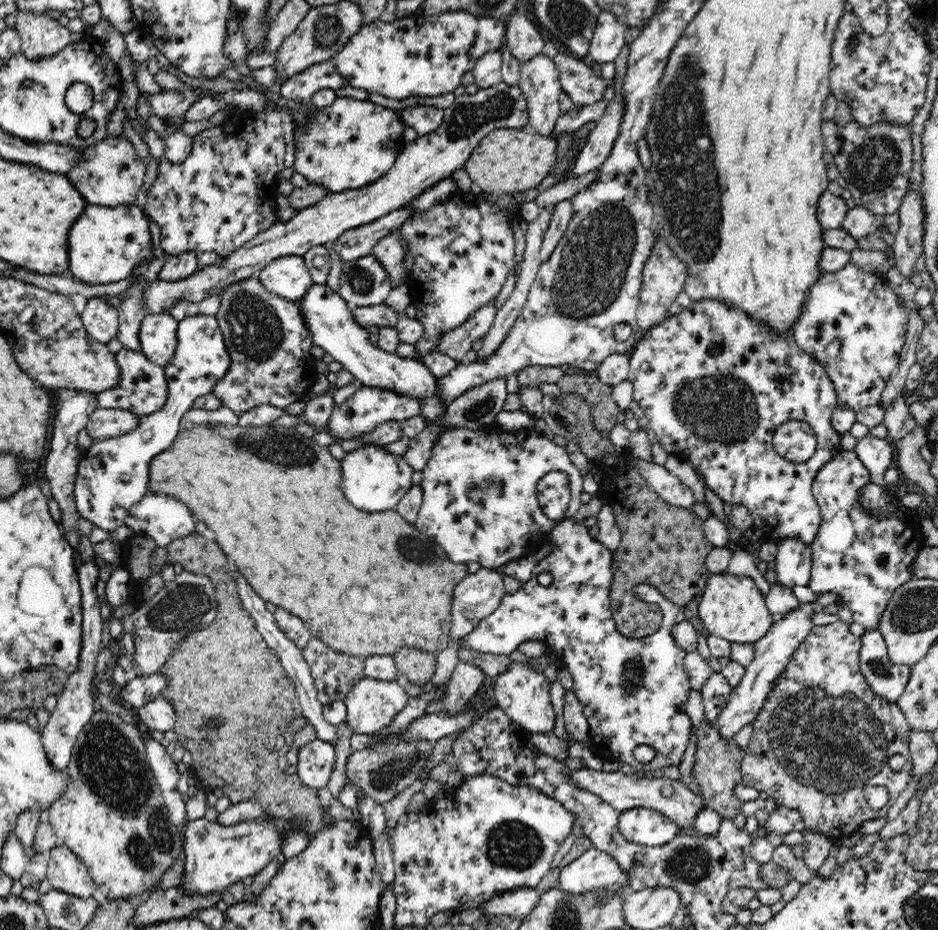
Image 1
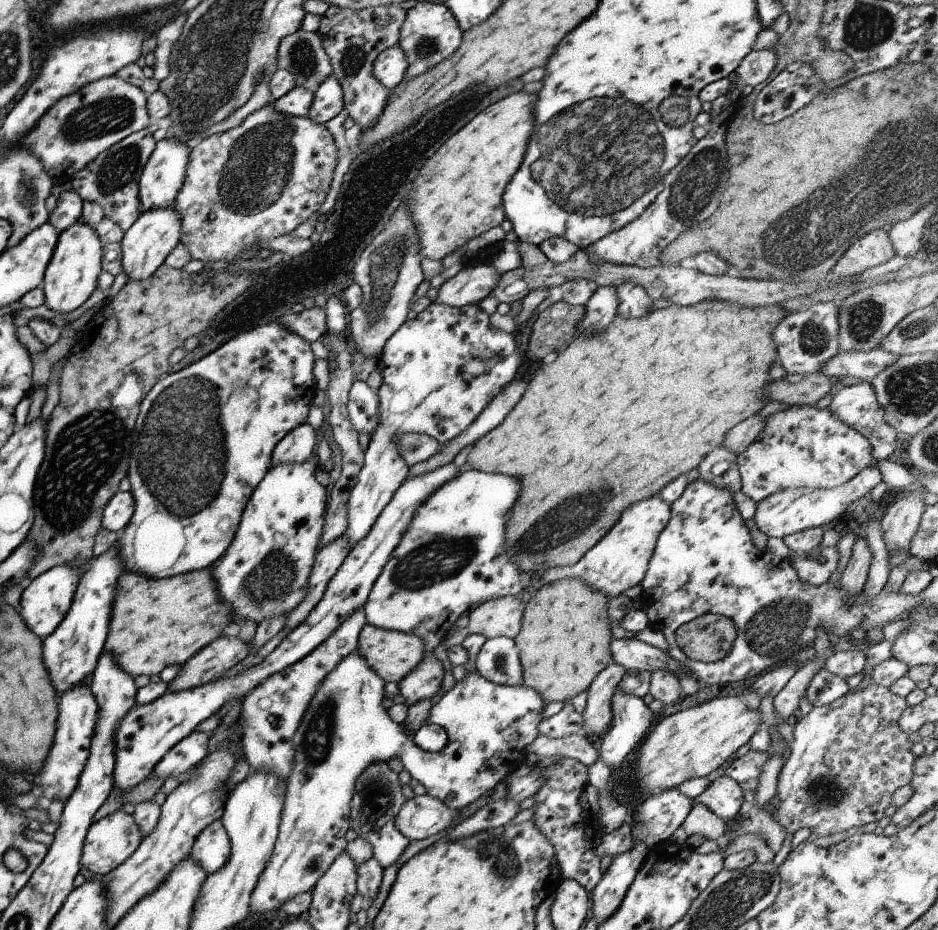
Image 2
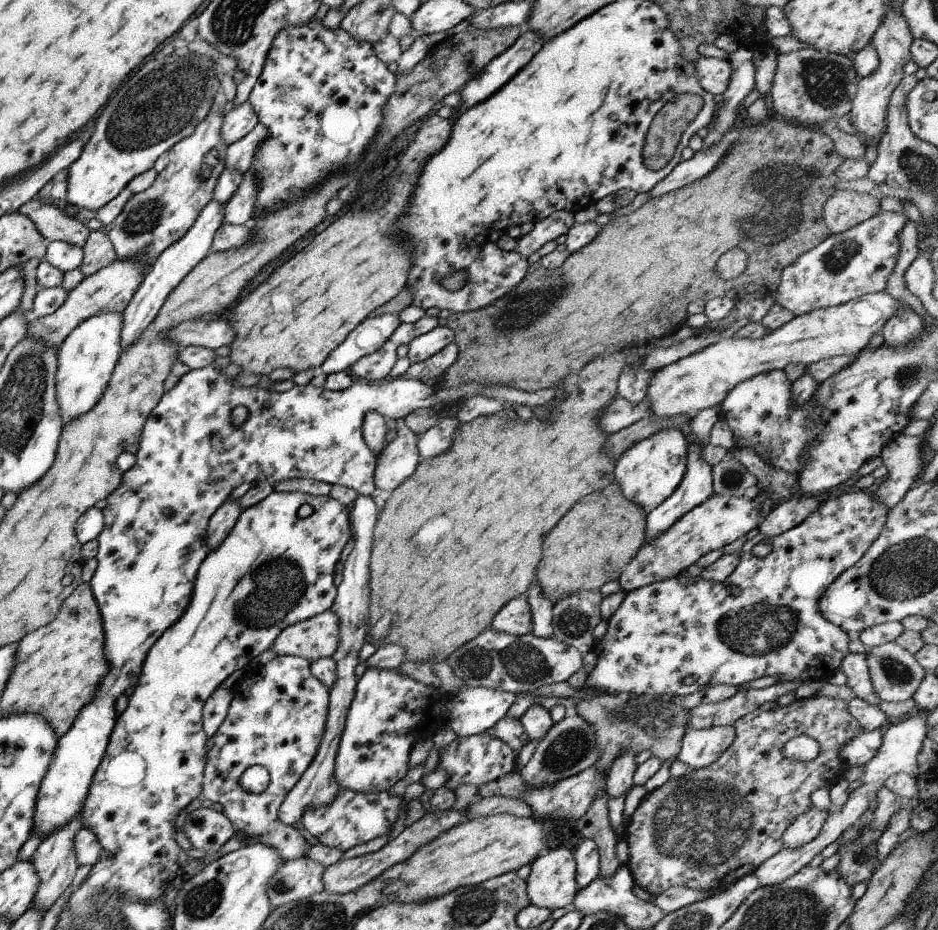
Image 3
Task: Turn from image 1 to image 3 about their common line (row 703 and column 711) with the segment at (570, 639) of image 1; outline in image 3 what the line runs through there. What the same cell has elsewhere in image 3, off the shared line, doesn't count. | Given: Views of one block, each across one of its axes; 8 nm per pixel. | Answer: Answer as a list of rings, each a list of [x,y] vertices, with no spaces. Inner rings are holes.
[[[853,490],[853,491],[852,491],[852,492],[849,492],[849,493],[848,493],[848,494],[841,494],[841,496],[837,496],[837,498],[829,498],[829,500],[828,500],[828,499],[827,499],[827,500],[825,500],[825,501],[822,501],[822,502],[820,502],[820,506],[819,506],[819,507],[818,507],[818,510],[817,510],[817,511],[814,511],[814,512],[813,512],[813,514],[811,514],[811,515],[810,515],[810,516],[809,516],[809,517],[808,517],[808,518],[807,518],[807,519],[806,519],[806,520],[805,520],[805,521],[804,521],[804,522],[801,522],[801,525],[798,525],[798,526],[795,526],[795,527],[794,527],[794,528],[791,528],[791,529],[790,529],[790,530],[787,530],[787,531],[786,531],[786,532],[783,532],[783,533],[782,533],[782,534],[779,534],[779,535],[778,535],[778,536],[777,536],[777,537],[772,537],[772,538],[771,538],[771,539],[769,539],[769,538],[768,538],[768,537],[767,537],[767,538],[763,538],[763,536],[761,536],[761,535],[760,535],[760,534],[759,534],[759,535],[756,535],[756,536],[755,536],[755,537],[754,537],[754,538],[751,538],[751,540],[747,540],[747,541],[746,541],[746,542],[745,542],[745,543],[744,543],[744,547],[743,547],[743,552],[741,552],[741,553],[740,553],[740,554],[739,554],[739,556],[740,556],[740,560],[739,560],[739,563],[738,563],[738,564],[737,564],[737,567],[736,567],[736,568],[735,568],[735,569],[734,569],[734,570],[733,570],[733,571],[732,571],[732,572],[731,572],[731,573],[730,573],[730,574],[729,574],[729,575],[728,575],[728,576],[727,576],[727,577],[726,577],[726,578],[725,578],[725,580],[723,580],[723,581],[722,581],[722,582],[718,582],[718,581],[707,581],[707,580],[706,580],[706,579],[701,579],[701,578],[700,578],[700,577],[690,577],[690,576],[688,576],[688,575],[687,575],[687,574],[685,574],[685,575],[684,575],[684,576],[681,576],[681,575],[678,575],[678,576],[675,576],[675,577],[670,577],[670,578],[665,578],[665,579],[662,579],[662,580],[661,580],[661,581],[656,581],[656,582],[653,582],[653,583],[650,583],[650,584],[649,584],[649,585],[644,585],[644,586],[643,586],[643,587],[640,587],[640,588],[637,588],[637,589],[636,589],[636,590],[635,590],[635,589],[634,589],[634,590],[631,590],[631,591],[630,591],[630,592],[629,592],[629,593],[625,593],[625,596],[624,596],[624,598],[623,598],[623,601],[622,601],[622,602],[621,602],[621,605],[620,605],[620,606],[619,606],[619,607],[618,607],[618,608],[617,608],[617,610],[615,610],[615,613],[614,613],[614,614],[613,614],[613,615],[612,615],[612,616],[611,616],[611,617],[610,617],[610,618],[609,618],[609,619],[608,619],[608,621],[607,621],[607,631],[606,631],[606,632],[605,632],[605,637],[604,637],[604,638],[601,638],[601,641],[600,641],[600,642],[599,642],[599,643],[595,643],[595,642],[594,642],[594,644],[593,644],[593,646],[592,646],[592,649],[593,649],[593,652],[594,652],[594,653],[595,653],[595,655],[596,655],[596,656],[597,656],[597,664],[595,664],[595,667],[594,667],[594,668],[593,668],[593,670],[592,670],[592,671],[591,671],[591,672],[589,672],[589,674],[588,674],[588,675],[587,675],[587,676],[586,676],[586,680],[585,680],[585,685],[584,685],[584,686],[583,686],[583,687],[589,687],[589,688],[592,688],[592,689],[594,689],[594,690],[600,690],[600,691],[603,691],[603,692],[607,692],[607,694],[609,694],[609,695],[611,695],[611,694],[617,694],[617,693],[623,693],[623,694],[625,694],[625,695],[629,695],[629,696],[637,696],[637,697],[639,697],[639,696],[641,696],[641,695],[649,695],[649,696],[654,696],[654,695],[656,695],[656,696],[657,696],[657,697],[661,697],[661,696],[671,696],[671,695],[675,695],[675,696],[685,696],[685,695],[688,695],[688,694],[692,694],[692,693],[694,693],[694,692],[697,692],[697,691],[699,691],[699,690],[701,690],[701,689],[702,689],[702,688],[705,688],[705,687],[710,687],[710,686],[713,686],[713,685],[727,685],[727,686],[734,686],[734,687],[736,687],[736,688],[738,688],[738,687],[739,687],[739,686],[741,686],[741,685],[742,685],[742,684],[745,684],[745,683],[748,683],[748,682],[751,682],[751,681],[752,681],[752,680],[757,680],[757,679],[758,679],[758,678],[761,678],[761,677],[763,677],[763,676],[775,676],[775,675],[779,675],[779,681],[778,681],[778,682],[777,682],[777,683],[780,683],[780,682],[781,682],[781,681],[801,681],[801,682],[805,682],[805,681],[806,681],[806,682],[807,682],[807,680],[809,680],[809,681],[811,681],[811,680],[820,680],[820,679],[824,679],[824,680],[825,680],[825,679],[827,679],[827,678],[829,678],[829,676],[831,676],[831,675],[833,675],[833,674],[834,674],[834,673],[835,673],[835,672],[836,672],[836,671],[838,671],[838,670],[839,670],[839,667],[840,667],[840,663],[841,663],[841,662],[842,662],[842,661],[843,661],[843,658],[845,658],[845,656],[846,656],[846,655],[847,655],[847,654],[848,654],[848,648],[847,648],[847,646],[848,646],[848,642],[849,642],[849,641],[848,641],[848,638],[847,638],[847,634],[846,634],[846,633],[845,633],[845,632],[844,632],[844,631],[843,631],[843,630],[842,630],[842,629],[841,629],[841,628],[838,628],[838,627],[837,627],[837,626],[836,626],[836,625],[835,625],[835,624],[832,624],[832,623],[831,623],[831,622],[828,622],[828,621],[827,621],[827,620],[826,620],[826,619],[825,619],[825,618],[824,618],[824,617],[823,617],[823,616],[822,616],[822,615],[821,615],[821,612],[820,612],[820,611],[819,611],[819,608],[820,608],[820,607],[819,607],[819,602],[820,602],[820,599],[821,599],[821,596],[823,596],[823,594],[824,594],[824,593],[825,593],[825,590],[826,590],[826,589],[827,589],[827,588],[828,588],[828,587],[829,587],[829,586],[830,586],[830,585],[831,585],[831,584],[832,584],[832,583],[833,583],[833,582],[834,582],[834,581],[835,581],[835,580],[836,580],[836,579],[837,579],[837,578],[838,578],[838,577],[839,577],[839,576],[840,576],[840,575],[841,575],[841,574],[842,574],[842,573],[843,573],[843,572],[844,572],[844,571],[845,571],[845,570],[848,570],[848,569],[849,569],[849,568],[850,568],[850,567],[851,567],[851,566],[853,566],[853,564],[855,564],[855,562],[858,562],[858,561],[859,561],[859,558],[862,558],[862,557],[863,557],[863,554],[864,554],[864,553],[865,553],[865,552],[866,552],[866,551],[867,551],[867,550],[868,550],[868,549],[869,549],[869,546],[870,546],[870,545],[871,545],[871,544],[872,544],[872,543],[873,543],[873,540],[874,540],[874,539],[875,539],[875,538],[877,538],[877,536],[878,536],[878,535],[879,535],[879,534],[880,534],[880,533],[881,533],[881,530],[882,530],[882,527],[883,527],[883,526],[884,526],[884,523],[885,523],[885,520],[886,520],[886,514],[887,514],[887,512],[888,512],[888,511],[887,511],[887,510],[886,510],[886,509],[885,509],[885,508],[884,508],[884,505],[883,505],[883,504],[882,504],[882,503],[879,503],[879,502],[878,502],[878,501],[877,501],[877,500],[876,500],[876,499],[875,499],[875,498],[874,498],[874,497],[873,497],[873,496],[872,496],[872,493],[867,493],[867,494],[866,494],[866,492],[864,492],[864,491],[857,491],[857,490]],[[761,539],[767,539],[767,540],[768,540],[768,542],[769,542],[769,544],[771,544],[771,545],[772,545],[772,550],[771,550],[771,552],[769,552],[769,554],[767,554],[767,556],[763,556],[763,558],[757,558],[757,556],[753,556],[753,554],[751,554],[751,548],[753,548],[753,546],[755,546],[755,545],[756,545],[756,543],[757,543],[757,542],[759,542],[759,540],[761,540]]]

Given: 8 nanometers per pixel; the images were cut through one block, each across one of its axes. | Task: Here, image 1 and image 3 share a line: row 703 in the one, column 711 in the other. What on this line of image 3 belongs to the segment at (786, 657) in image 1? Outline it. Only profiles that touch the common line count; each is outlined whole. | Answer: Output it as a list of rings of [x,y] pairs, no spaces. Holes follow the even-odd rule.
[[[713,726],[709,729],[689,729],[683,733],[675,760],[681,762],[687,770],[700,770],[716,762],[717,758],[729,747],[735,737],[733,726]]]

